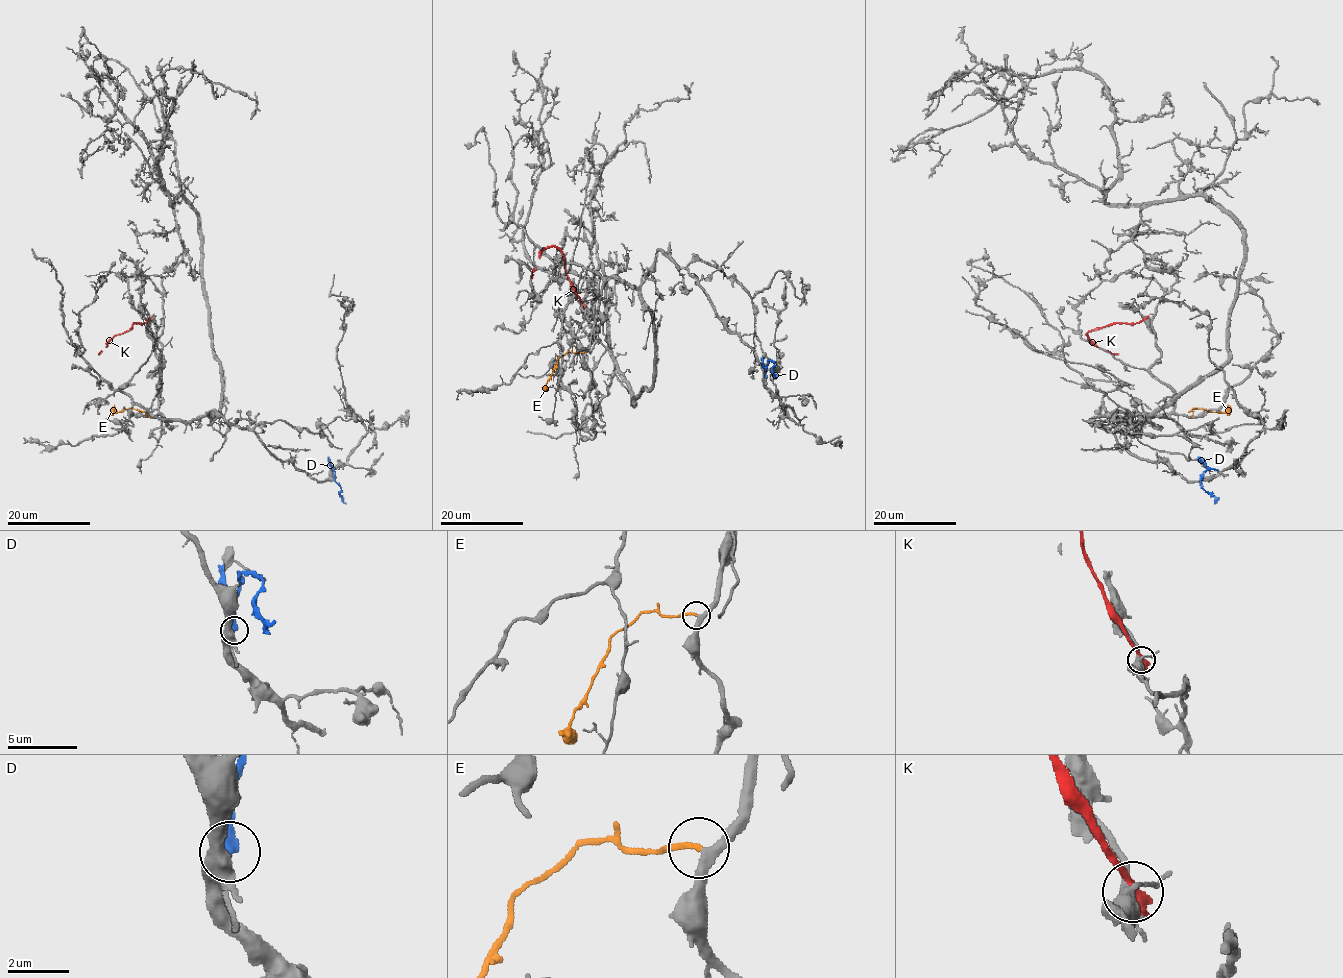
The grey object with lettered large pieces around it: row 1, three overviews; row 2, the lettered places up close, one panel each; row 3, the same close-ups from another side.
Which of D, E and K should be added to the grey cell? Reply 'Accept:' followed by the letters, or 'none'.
Accept: E

